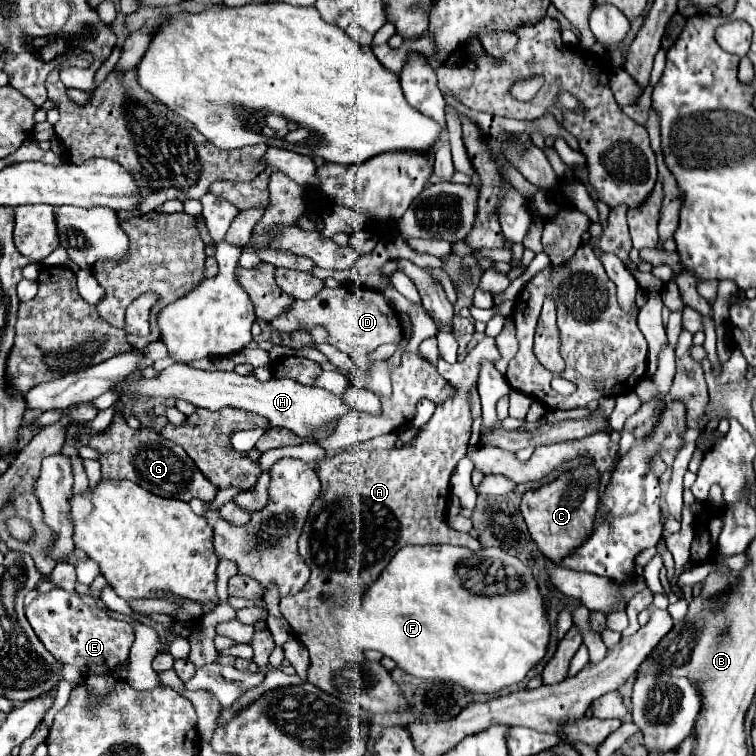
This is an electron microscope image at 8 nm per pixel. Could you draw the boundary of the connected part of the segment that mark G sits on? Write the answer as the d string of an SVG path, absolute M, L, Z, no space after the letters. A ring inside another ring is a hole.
M115 414L113 426L101 436L77 434L77 440L101 452L101 470L105 480L131 480L151 494L157 494L161 498L175 498L183 502L189 502L191 498L213 500L219 492L219 488L213 486L201 474L201 470L191 462L191 458L181 446L161 438L157 432L149 428L141 428L141 430L129 428L119 414Z

